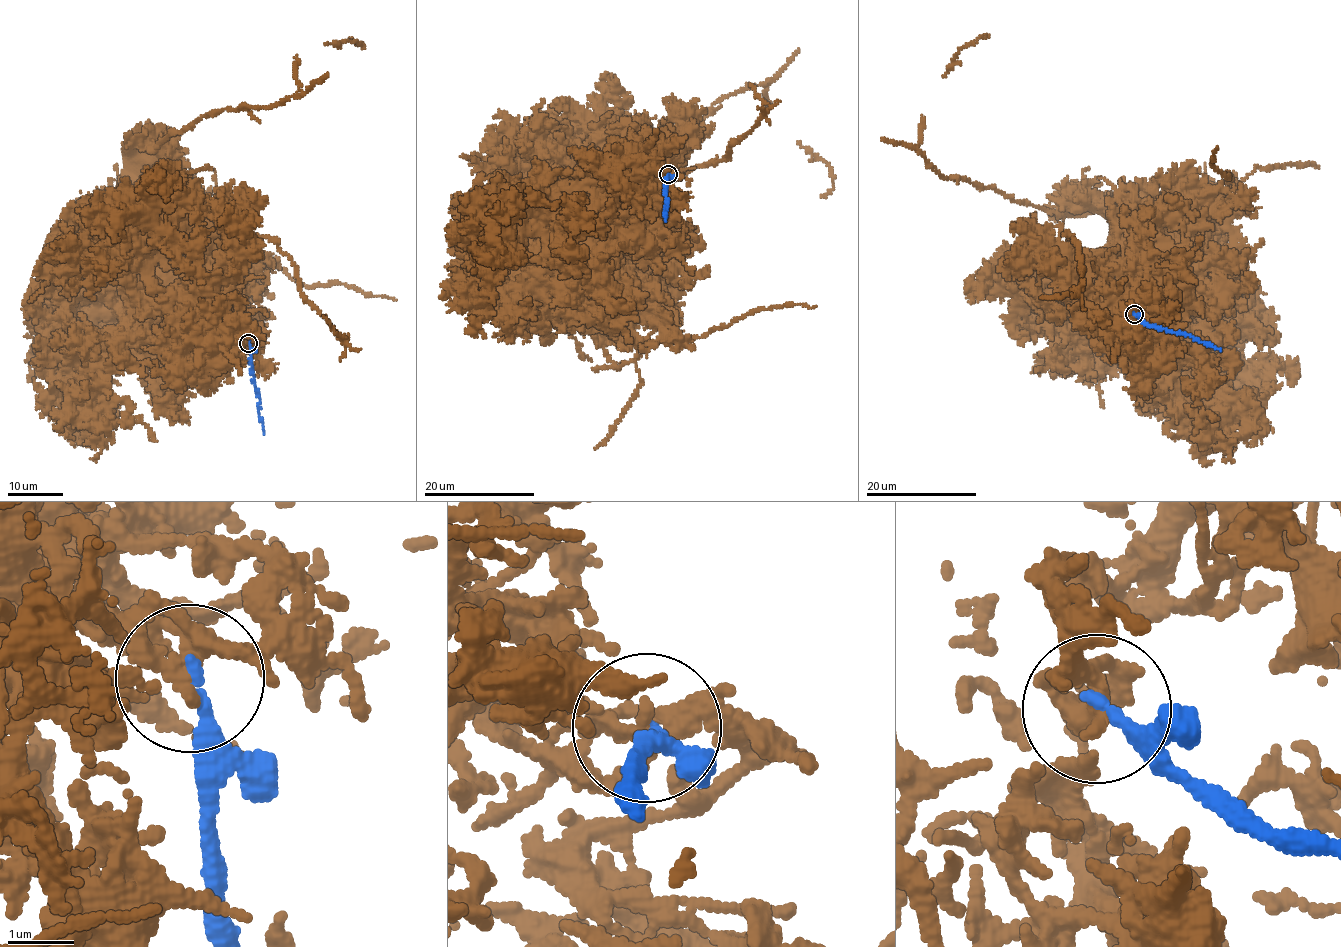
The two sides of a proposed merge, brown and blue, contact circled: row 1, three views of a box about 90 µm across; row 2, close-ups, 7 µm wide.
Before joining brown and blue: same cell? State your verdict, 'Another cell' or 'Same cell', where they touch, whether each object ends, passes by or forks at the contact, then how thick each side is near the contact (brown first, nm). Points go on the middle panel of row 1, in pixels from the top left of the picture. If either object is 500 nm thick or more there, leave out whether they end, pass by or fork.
Another cell. Place: (668, 174). At the ring brown forks. At the ring blue ends. Thickness 200 nm (brown) against 190 nm

